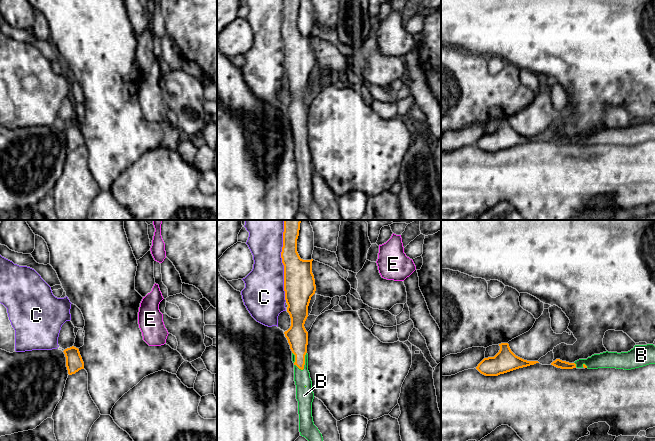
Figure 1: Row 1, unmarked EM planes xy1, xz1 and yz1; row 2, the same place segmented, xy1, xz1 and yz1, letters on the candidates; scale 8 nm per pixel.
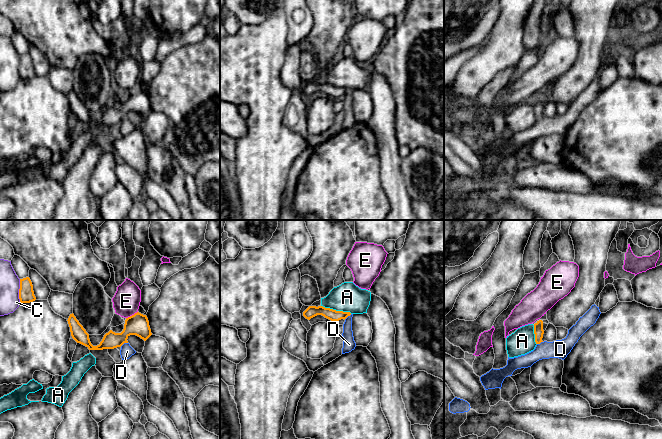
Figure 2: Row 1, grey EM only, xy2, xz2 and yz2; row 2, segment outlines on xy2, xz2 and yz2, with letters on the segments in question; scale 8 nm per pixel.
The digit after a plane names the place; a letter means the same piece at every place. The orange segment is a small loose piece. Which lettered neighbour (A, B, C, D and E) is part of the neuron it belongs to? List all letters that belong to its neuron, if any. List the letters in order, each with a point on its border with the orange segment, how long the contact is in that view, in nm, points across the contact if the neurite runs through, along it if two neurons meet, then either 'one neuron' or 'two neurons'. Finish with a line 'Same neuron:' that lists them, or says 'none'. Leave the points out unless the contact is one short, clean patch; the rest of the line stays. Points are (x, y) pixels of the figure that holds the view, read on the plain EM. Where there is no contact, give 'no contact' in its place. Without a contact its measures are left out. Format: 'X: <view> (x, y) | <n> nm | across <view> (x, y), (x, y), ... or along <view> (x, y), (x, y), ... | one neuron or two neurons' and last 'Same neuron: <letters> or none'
A: xz2 (335, 86) | 260 nm | along xz2 (321, 81), (351, 89) | two neurons
B: xz1 (304, 137) | 160 nm | across xz1 (297, 112), (299, 132), (304, 137), (302, 154) | one neuron
C: xz1 (282, 38) | 600 nm | two neurons
D: xy2 (123, 119) | 70 nm | along xy2 (127, 118), (120, 122) | two neurons
E: xy2 (132, 91) | 110 nm | two neurons
Same neuron: B

